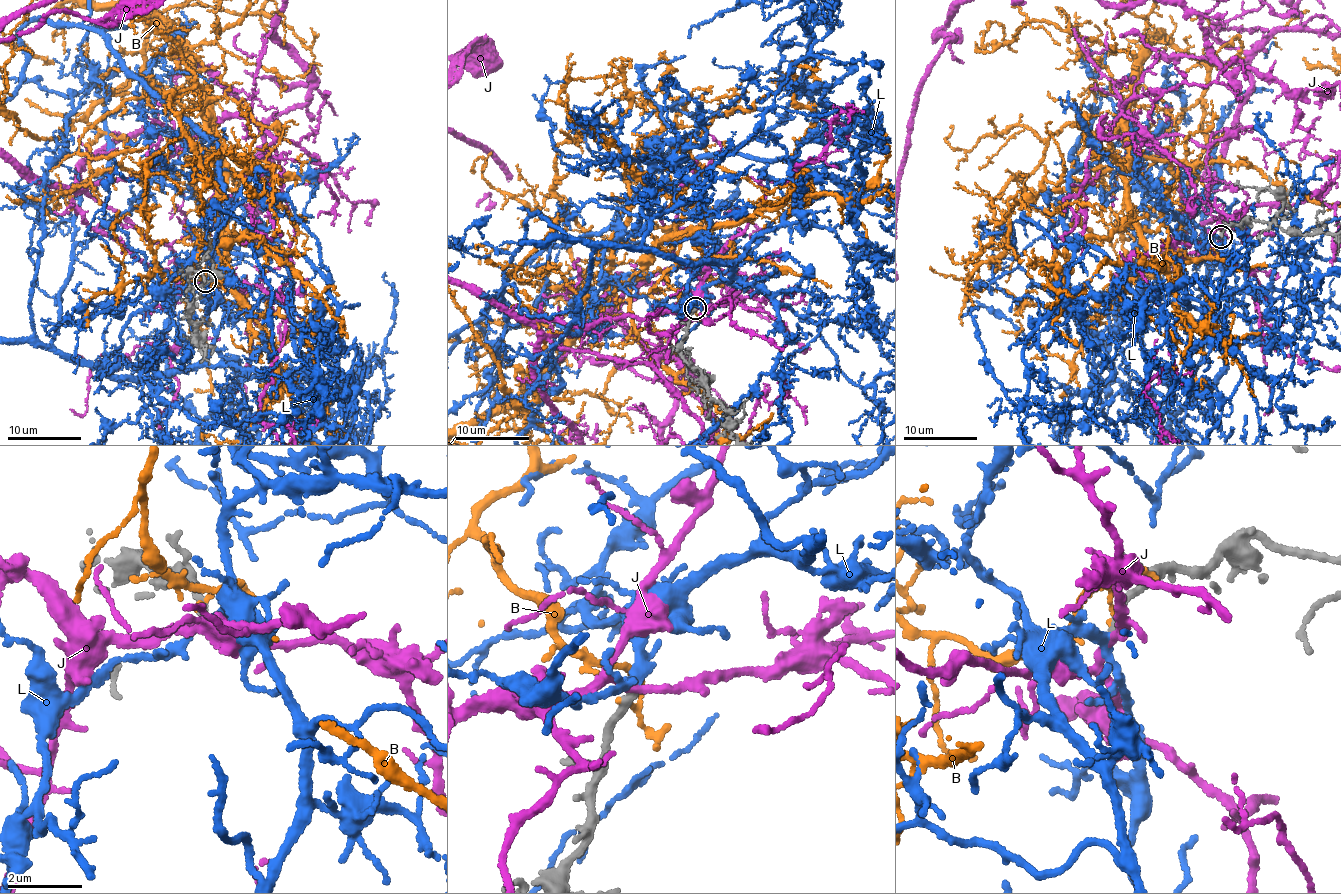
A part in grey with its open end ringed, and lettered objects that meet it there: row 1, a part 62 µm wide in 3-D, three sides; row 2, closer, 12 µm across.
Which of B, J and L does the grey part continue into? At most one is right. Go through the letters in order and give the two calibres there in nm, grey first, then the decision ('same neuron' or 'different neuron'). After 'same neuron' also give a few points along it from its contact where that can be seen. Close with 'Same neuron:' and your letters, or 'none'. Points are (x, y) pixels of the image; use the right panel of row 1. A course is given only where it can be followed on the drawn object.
B: calibres 280 and 80 nm; different neuron
J: calibres 240 and 220 nm; different neuron
L: calibres 240 and 240 nm; same neuron
Same neuron: L

